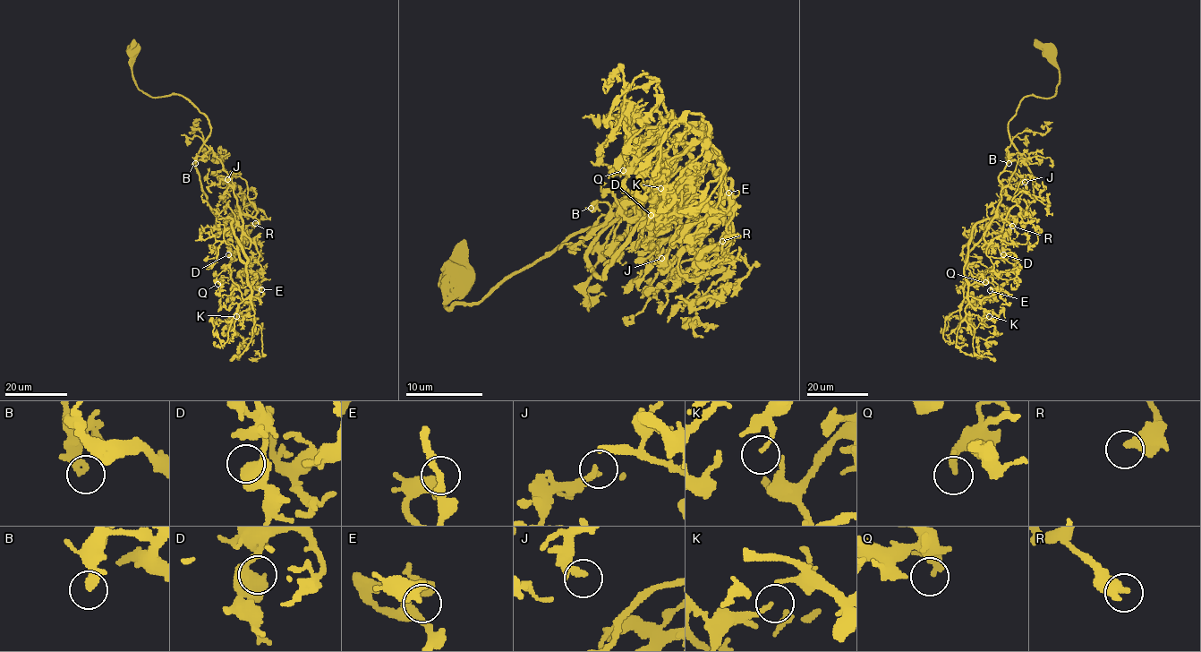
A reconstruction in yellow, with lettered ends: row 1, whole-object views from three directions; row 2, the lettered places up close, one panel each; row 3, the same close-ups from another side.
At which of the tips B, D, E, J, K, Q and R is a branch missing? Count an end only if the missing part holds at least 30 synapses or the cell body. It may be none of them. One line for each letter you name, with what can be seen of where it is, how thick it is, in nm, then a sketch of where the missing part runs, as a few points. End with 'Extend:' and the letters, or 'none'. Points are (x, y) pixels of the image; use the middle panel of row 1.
R: at (722, 241); 420 nm thick; missing branch runs (722, 241), (715, 245), (717, 249), (734, 249), (738, 255)
Extend: R

